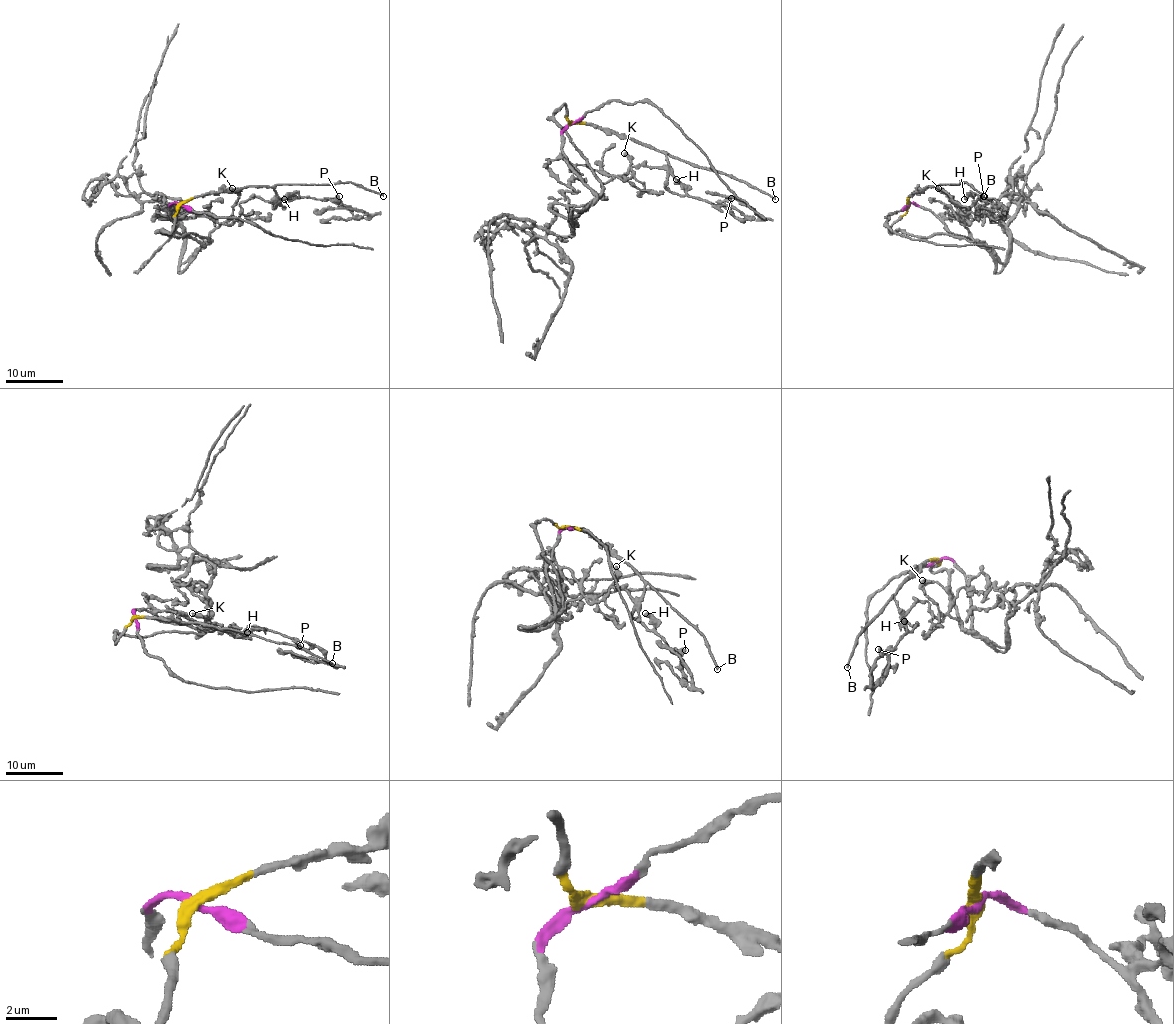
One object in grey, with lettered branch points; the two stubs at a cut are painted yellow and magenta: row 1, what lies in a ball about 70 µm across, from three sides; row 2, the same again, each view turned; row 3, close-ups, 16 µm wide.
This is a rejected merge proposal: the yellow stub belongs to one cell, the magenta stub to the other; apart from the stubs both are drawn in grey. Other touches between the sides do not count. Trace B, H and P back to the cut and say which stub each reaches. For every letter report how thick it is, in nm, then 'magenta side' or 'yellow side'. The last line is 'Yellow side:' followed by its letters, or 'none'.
B: calibre 180 nm; yellow side
H: calibre 480 nm; yellow side
P: calibre 440 nm; yellow side
Yellow side: B, H, P

